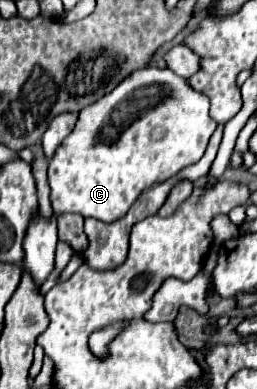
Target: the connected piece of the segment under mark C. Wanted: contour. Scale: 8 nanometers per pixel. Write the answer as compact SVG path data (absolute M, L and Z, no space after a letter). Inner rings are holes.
M139 68L133 76L121 80L109 96L103 96L97 104L89 104L89 108L79 112L73 132L57 148L53 160L49 160L49 186L55 216L81 214L103 222L119 220L145 188L151 188L155 182L165 182L181 168L195 164L203 156L215 128L217 122L209 116L209 98L203 92L189 88L189 82L169 72L169 68ZM155 128L163 128L165 134L153 138L151 132Z

